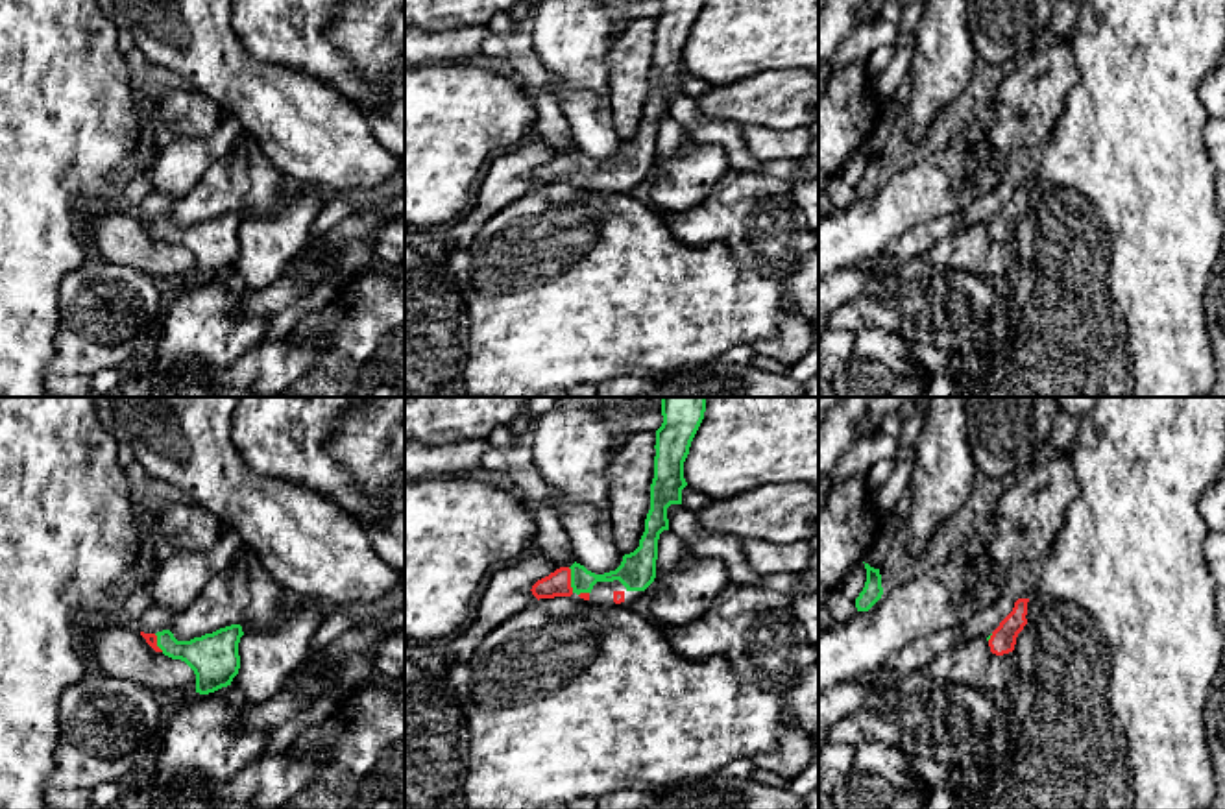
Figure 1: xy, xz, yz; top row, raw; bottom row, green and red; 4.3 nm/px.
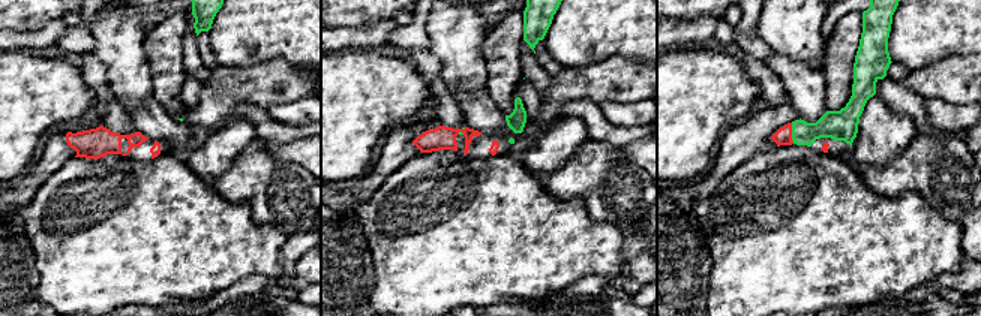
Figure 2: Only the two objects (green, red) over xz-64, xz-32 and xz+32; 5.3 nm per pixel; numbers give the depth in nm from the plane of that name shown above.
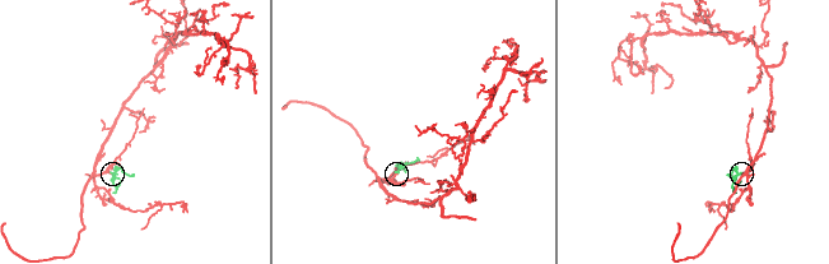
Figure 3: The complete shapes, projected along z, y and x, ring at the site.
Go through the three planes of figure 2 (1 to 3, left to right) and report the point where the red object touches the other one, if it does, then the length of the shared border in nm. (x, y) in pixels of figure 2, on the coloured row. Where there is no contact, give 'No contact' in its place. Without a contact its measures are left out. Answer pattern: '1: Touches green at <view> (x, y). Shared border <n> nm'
1: No contact
2: Touches green at xz-32 (461, 132). Shared border 60 nm
3: Touches green at xz+32 (792, 134). Shared border 110 nm

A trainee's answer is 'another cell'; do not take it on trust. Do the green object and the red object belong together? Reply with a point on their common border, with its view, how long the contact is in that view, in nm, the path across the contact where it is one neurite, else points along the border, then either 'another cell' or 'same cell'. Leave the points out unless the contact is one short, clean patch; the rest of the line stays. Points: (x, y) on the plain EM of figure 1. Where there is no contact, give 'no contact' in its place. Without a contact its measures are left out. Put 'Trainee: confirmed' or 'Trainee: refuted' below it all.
meets green in xz at (571, 167); contact 110 nm long; runs through xz (582, 167), (571, 167), (557, 170); same cell
Trainee: refuted

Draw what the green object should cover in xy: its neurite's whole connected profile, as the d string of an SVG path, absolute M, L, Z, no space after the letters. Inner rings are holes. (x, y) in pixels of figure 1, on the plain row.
M231 211L190 227L177 227L170 216L140 218L140 222L155 238L185 248L196 260L196 279L200 281L231 272L238 260L238 229L244 222L240 211Z

